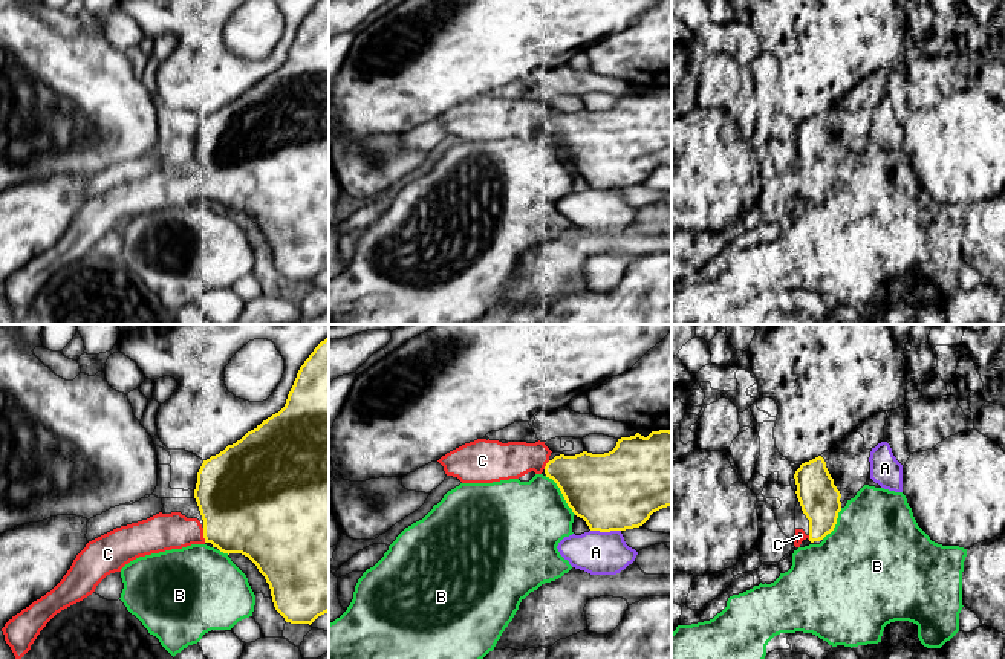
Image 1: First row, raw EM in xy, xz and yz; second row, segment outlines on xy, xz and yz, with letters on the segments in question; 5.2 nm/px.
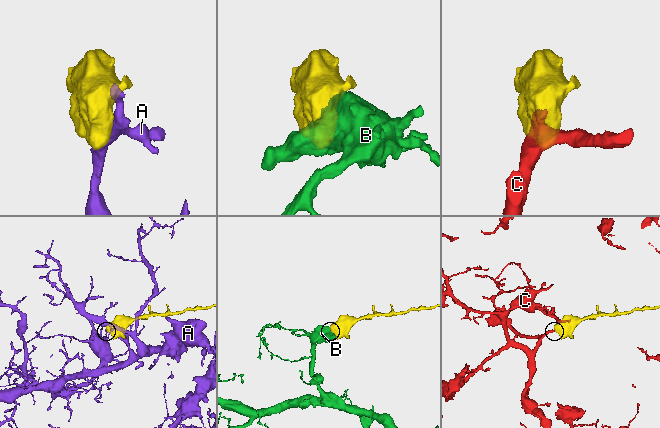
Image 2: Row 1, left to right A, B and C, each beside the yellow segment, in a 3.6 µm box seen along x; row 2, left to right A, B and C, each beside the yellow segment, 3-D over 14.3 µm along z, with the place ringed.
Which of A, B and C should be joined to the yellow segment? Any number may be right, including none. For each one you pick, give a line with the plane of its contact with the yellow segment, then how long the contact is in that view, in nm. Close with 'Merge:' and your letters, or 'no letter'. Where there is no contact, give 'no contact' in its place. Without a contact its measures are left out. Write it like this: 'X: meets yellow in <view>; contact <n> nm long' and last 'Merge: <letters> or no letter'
C: meets yellow in xy; contact 80 nm long
Merge: C

